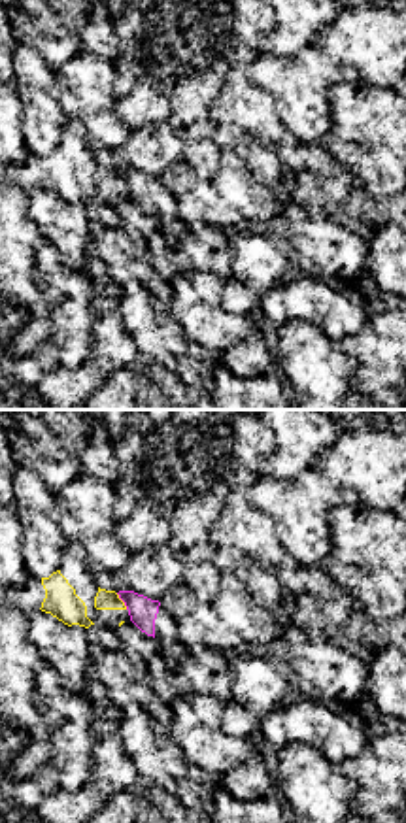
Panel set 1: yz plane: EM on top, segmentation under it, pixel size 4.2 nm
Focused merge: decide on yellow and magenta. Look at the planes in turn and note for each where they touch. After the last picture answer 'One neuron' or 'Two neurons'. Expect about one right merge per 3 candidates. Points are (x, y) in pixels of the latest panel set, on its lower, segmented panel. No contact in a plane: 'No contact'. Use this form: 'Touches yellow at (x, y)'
Touches yellow at (121, 601)

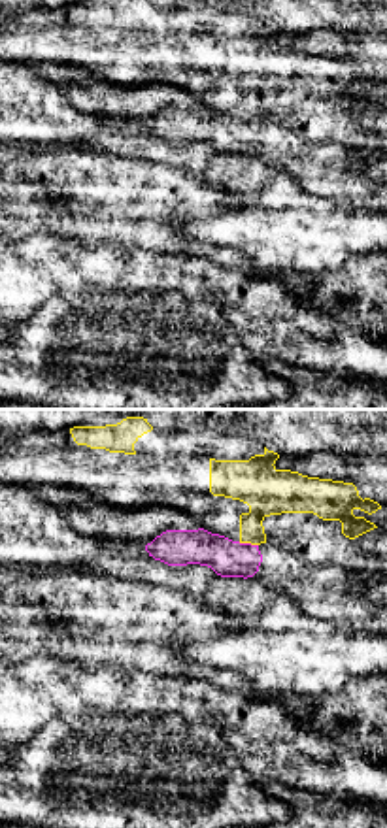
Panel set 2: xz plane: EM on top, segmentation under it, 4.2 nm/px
Touches yellow at (248, 542)

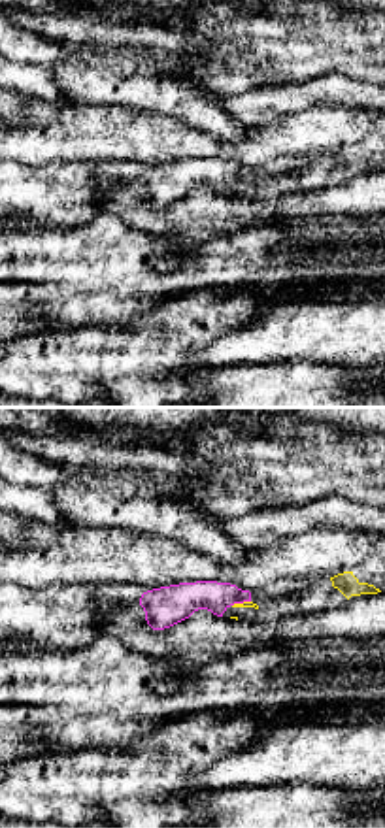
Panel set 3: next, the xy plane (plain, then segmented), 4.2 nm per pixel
Touches yellow at (240, 604)

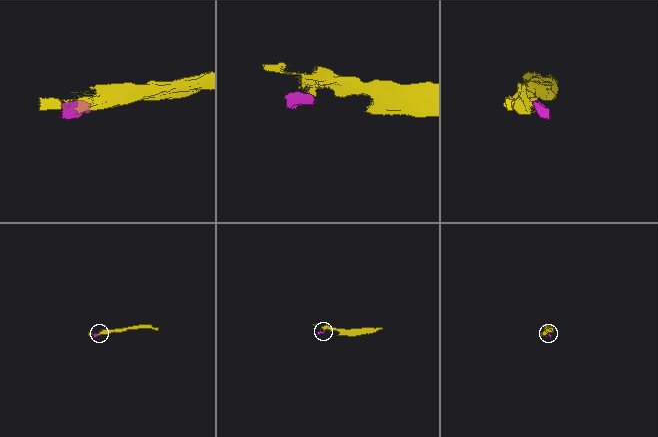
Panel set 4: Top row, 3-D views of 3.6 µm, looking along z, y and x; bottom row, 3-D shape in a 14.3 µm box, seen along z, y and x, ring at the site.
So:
Two neurons

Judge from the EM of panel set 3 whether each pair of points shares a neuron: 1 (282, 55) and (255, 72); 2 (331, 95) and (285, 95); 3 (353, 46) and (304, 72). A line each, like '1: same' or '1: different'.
1: same
2: same
3: same

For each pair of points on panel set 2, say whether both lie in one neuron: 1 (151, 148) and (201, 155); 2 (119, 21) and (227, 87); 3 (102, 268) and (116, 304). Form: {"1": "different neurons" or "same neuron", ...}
{"1": "same neuron", "2": "same neuron", "3": "different neurons"}

